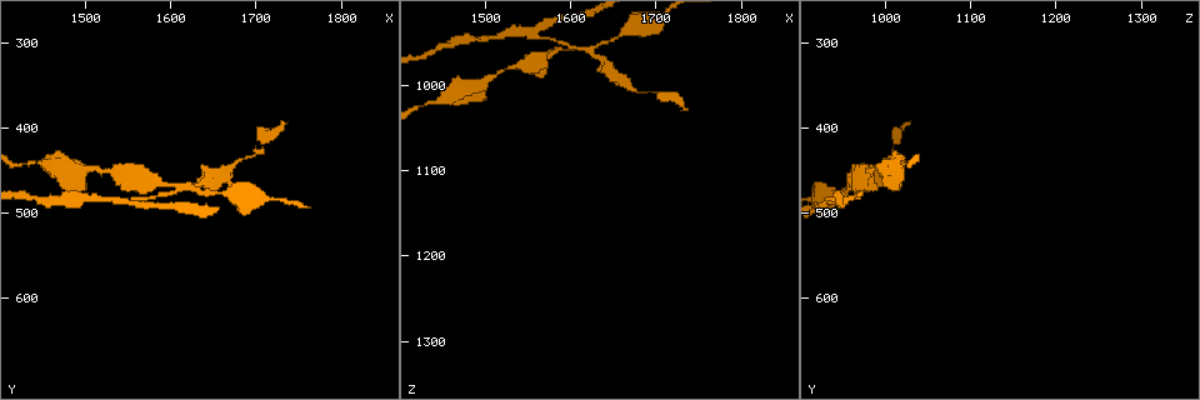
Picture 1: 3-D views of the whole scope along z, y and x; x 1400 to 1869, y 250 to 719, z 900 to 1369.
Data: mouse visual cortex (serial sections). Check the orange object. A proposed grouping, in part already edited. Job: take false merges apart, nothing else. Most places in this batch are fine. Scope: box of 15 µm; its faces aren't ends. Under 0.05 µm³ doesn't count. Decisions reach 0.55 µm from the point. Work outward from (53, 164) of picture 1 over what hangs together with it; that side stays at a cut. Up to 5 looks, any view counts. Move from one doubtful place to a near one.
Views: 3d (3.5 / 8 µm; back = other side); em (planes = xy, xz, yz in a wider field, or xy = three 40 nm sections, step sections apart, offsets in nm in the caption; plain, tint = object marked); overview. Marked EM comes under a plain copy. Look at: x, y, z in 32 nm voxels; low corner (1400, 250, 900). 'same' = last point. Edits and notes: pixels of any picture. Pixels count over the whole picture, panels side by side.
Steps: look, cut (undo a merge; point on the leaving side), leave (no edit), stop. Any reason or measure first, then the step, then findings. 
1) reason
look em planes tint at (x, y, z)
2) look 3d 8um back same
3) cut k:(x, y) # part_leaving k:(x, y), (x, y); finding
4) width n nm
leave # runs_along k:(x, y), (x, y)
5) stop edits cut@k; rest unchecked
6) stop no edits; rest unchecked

narrows sharply
look 3d 3.5um at (1525, 450, 980)

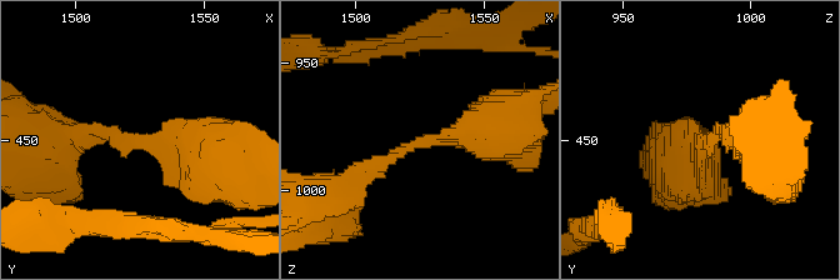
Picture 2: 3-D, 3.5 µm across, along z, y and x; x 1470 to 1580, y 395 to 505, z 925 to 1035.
need the tissue
look em xy step 5 tint at (1523, 452, 982)

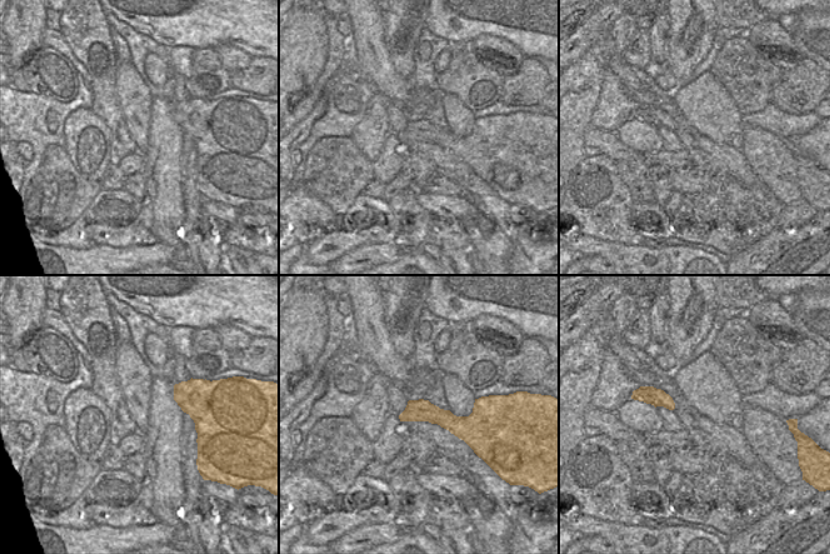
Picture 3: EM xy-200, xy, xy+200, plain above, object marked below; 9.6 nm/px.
leave # runs_along 2:(340, 186), (405, 148), (489, 129); all the same cell

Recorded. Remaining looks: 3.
narrows sharply
look 3d 3.5um at (1600, 470, 960)

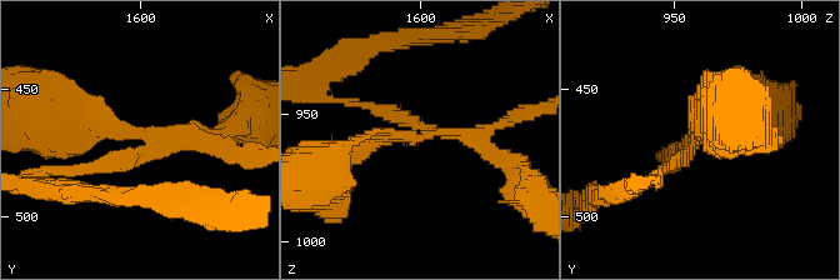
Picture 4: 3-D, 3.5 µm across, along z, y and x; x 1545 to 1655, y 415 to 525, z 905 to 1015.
arms 3; arm_widths 150, 200, 250 nm
look em planes tint at (1600, 467, 957)

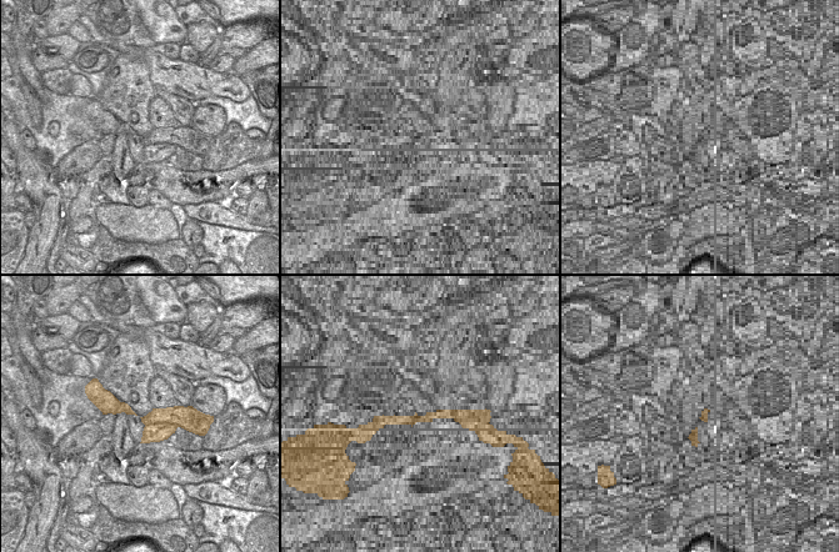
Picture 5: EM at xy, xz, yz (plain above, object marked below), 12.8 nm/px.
cut 4:(109, 159) # a second cell is stuck on

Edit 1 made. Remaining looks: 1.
stop edits cut@4; rest unchecked

